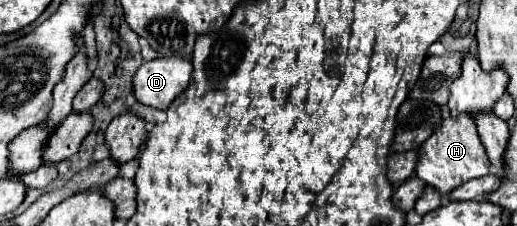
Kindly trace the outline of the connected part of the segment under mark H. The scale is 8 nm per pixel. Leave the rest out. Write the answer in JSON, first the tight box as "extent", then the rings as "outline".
{"extent":[415,116,491,192],"outline":[[[447,116],[439,122],[439,128],[425,140],[425,144],[419,146],[419,158],[415,166],[415,174],[425,182],[435,186],[439,192],[451,192],[459,184],[481,178],[489,174],[491,162],[487,160],[487,152],[483,148],[483,142],[479,140],[479,132],[475,128],[475,122],[471,116],[459,116],[459,120]]]}

